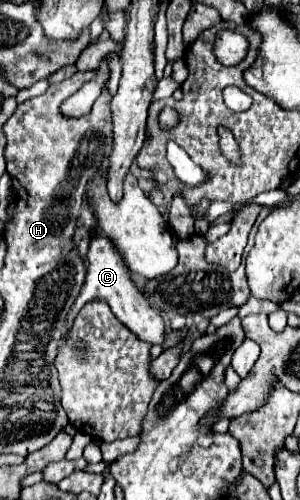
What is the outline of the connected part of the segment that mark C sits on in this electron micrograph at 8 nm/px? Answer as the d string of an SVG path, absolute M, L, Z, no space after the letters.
M94 232L90 236L90 248L88 248L88 266L86 266L86 280L82 286L80 296L76 298L70 312L67 316L67 330L65 336L72 329L74 316L78 315L78 310L90 302L90 300L104 300L108 302L108 306L112 308L114 316L126 324L138 338L144 338L150 344L162 344L164 342L164 320L160 316L160 312L156 308L152 308L148 304L148 300L144 298L144 294L138 290L138 286L134 284L130 270L126 266L126 262L120 258L120 254L116 254L116 248L112 246L112 242L104 236L100 236L98 232Z

